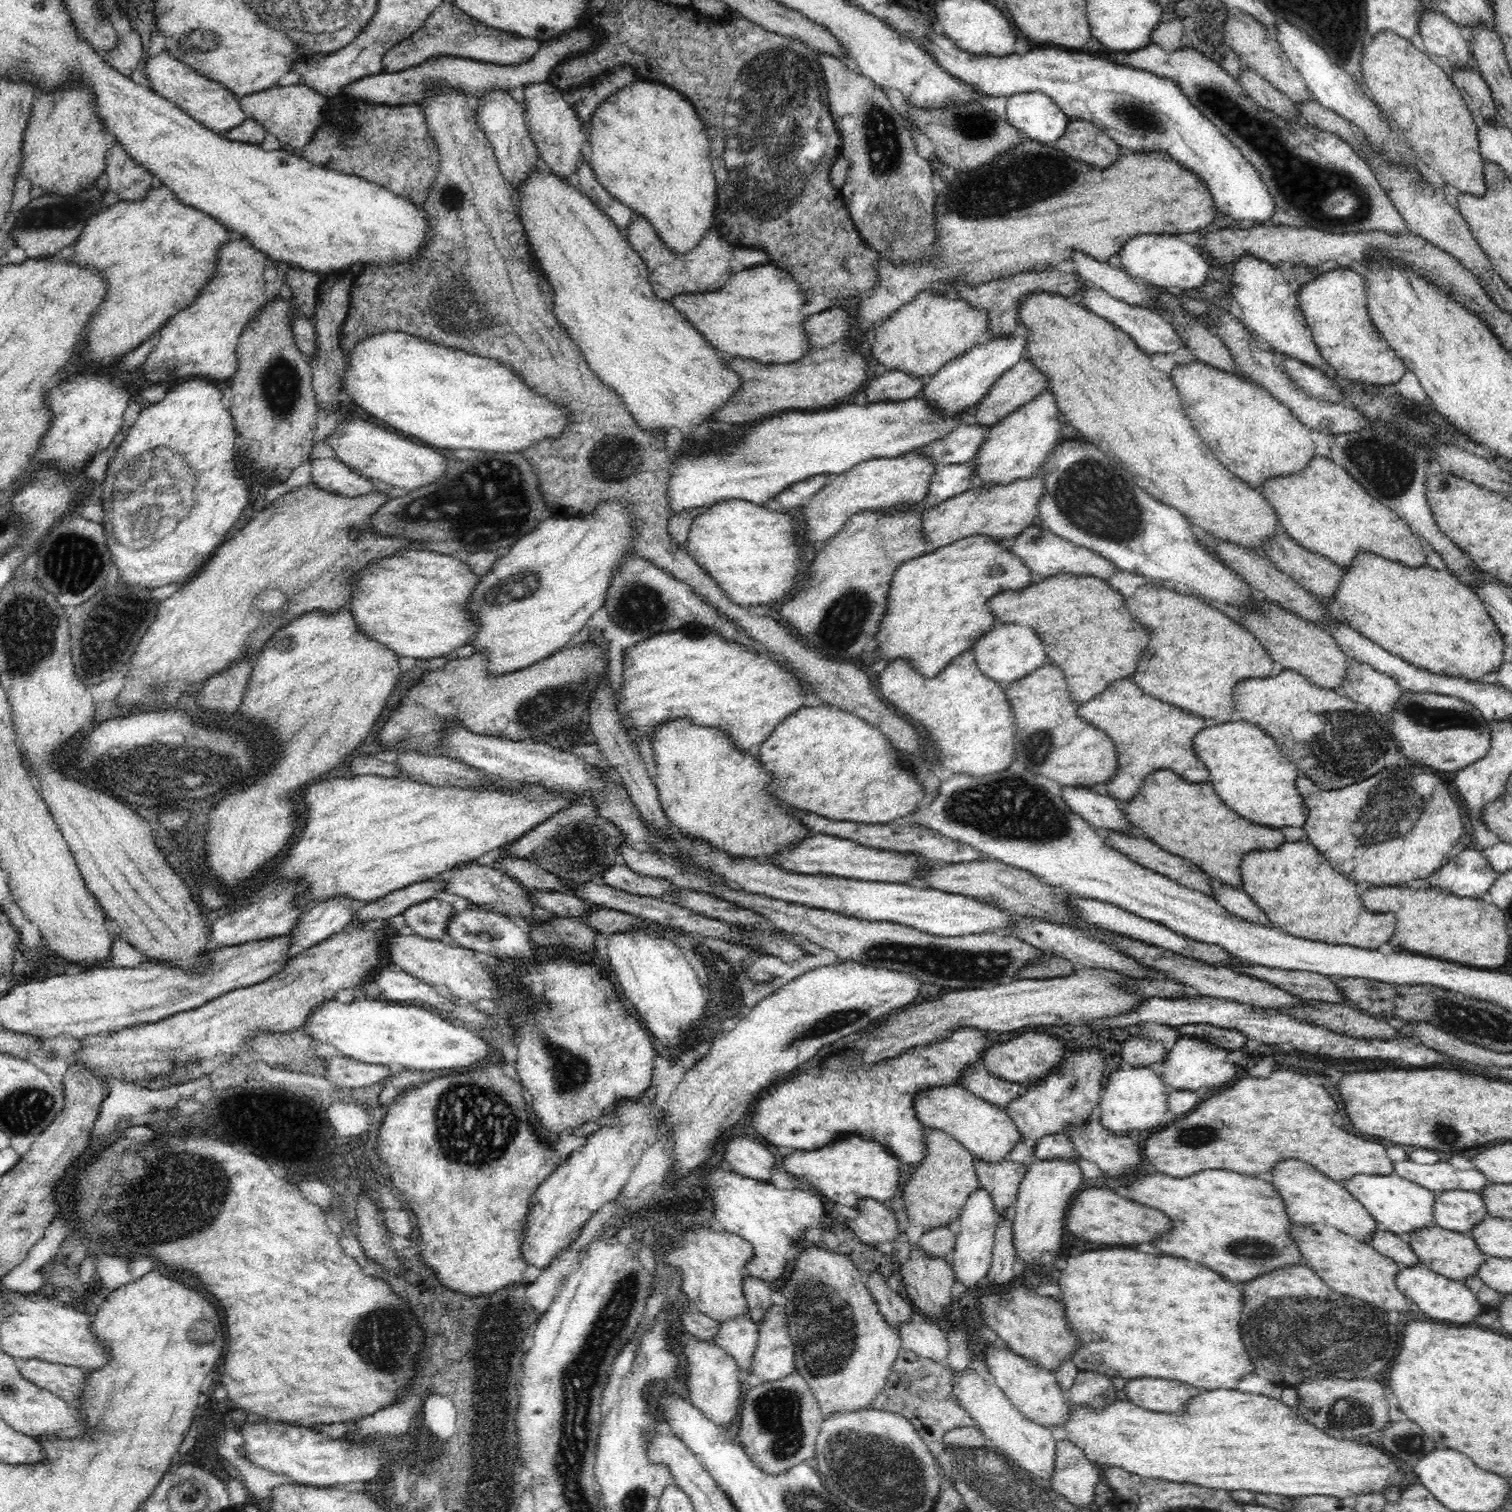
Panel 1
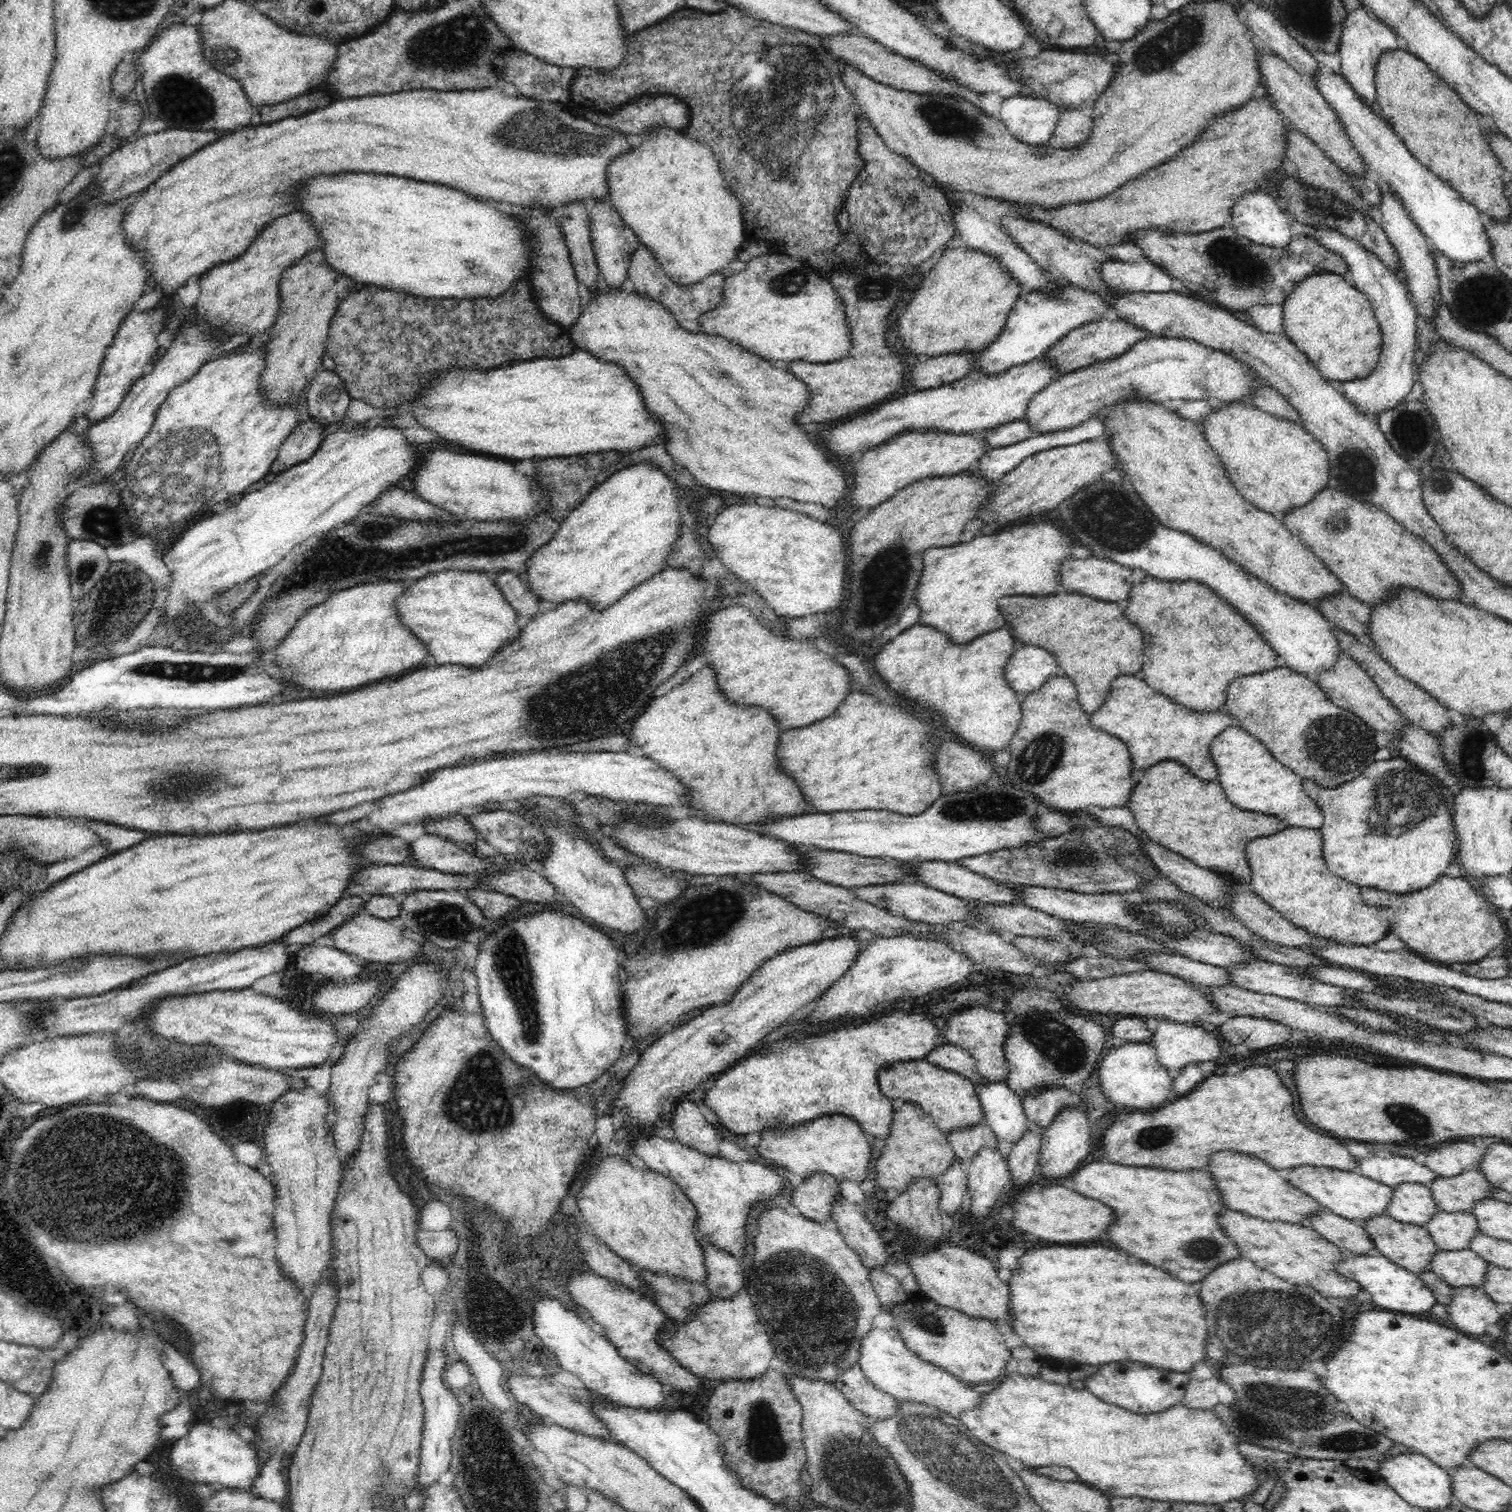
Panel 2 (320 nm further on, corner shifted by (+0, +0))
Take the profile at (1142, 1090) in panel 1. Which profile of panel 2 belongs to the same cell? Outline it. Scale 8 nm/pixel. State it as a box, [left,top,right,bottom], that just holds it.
[1097,1042,1205,1111]

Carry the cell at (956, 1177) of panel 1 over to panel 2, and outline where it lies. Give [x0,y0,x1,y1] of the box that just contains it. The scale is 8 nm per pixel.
[876,1103,956,1194]

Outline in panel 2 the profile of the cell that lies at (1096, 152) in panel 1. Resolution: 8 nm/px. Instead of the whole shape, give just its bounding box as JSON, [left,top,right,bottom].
[1048,108,1093,149]

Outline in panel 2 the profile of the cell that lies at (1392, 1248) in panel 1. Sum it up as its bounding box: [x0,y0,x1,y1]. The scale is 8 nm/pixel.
[1309,1210,1377,1255]

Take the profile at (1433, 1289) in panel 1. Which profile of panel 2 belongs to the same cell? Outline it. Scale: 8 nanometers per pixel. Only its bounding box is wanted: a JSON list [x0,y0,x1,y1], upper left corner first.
[1335,1253,1437,1314]

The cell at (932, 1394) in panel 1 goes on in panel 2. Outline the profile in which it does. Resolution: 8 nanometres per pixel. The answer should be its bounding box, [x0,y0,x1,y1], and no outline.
[833,1364,902,1420]

